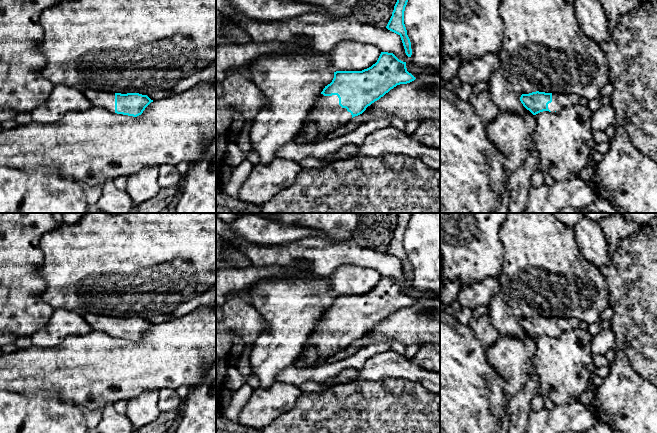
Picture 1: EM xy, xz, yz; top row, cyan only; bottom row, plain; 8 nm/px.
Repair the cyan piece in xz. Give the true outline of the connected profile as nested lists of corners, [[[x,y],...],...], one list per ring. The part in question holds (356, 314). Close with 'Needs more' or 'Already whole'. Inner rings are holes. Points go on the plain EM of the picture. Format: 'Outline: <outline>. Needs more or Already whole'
Outline: [[[381,276],[377,286],[362,295],[336,295],[330,308],[325,310],[309,335],[324,357],[331,356],[340,349],[348,347],[353,341],[362,338],[368,330],[379,324],[391,313],[407,308],[416,302],[407,295],[406,286],[399,284],[393,277]]]. Needs more

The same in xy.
Outline: [[[82,314],[92,329],[106,331],[111,336],[137,341],[153,326],[147,319],[139,317],[111,317],[97,314]]]. Needs more

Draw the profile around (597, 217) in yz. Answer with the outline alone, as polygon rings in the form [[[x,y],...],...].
[[[583,213],[583,216],[587,217],[593,221],[599,222],[603,218],[612,216],[613,214],[615,214],[615,213]]]

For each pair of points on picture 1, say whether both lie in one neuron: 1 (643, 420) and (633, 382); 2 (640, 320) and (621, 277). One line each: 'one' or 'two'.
1: one
2: one

